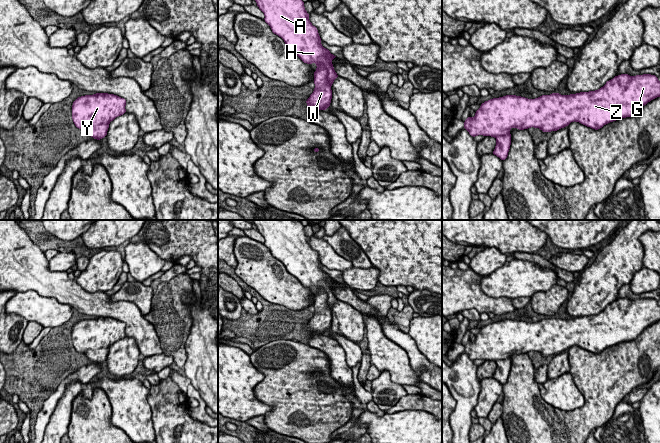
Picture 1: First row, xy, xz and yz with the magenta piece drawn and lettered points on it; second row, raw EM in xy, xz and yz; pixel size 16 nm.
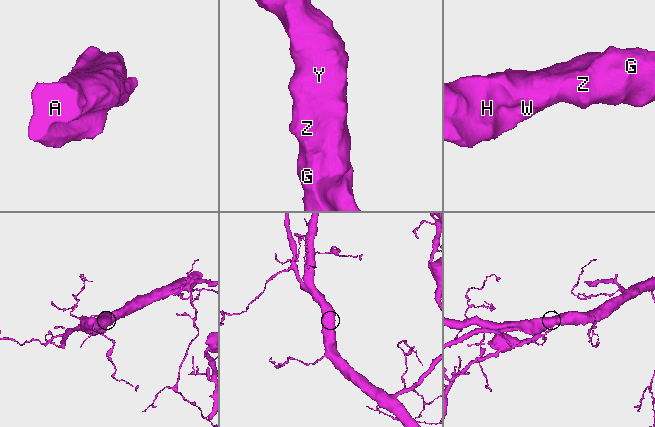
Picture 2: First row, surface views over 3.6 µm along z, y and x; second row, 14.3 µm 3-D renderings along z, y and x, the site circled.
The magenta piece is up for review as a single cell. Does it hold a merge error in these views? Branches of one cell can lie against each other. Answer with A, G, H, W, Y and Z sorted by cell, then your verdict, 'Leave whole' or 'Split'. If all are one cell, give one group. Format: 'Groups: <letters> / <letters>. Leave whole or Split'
Groups: A G H W Y Z. Leave whole

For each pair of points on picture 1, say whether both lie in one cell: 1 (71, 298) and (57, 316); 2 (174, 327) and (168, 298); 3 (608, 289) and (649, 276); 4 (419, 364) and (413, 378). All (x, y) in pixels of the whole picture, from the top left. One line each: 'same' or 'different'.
1: different
2: same
3: different
4: different

